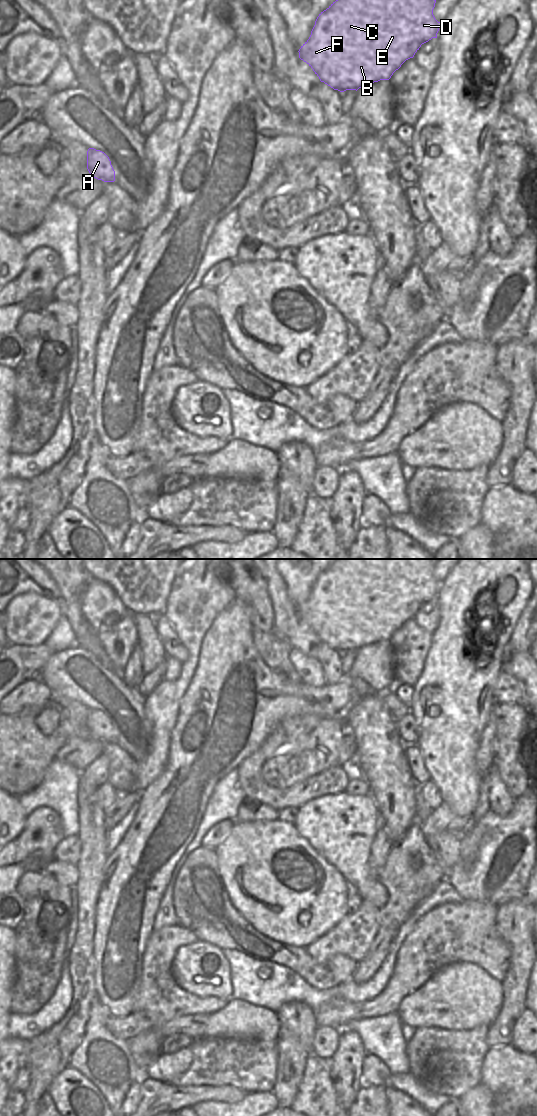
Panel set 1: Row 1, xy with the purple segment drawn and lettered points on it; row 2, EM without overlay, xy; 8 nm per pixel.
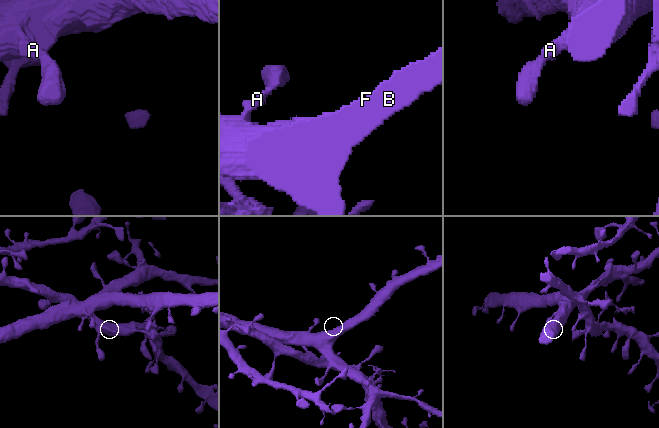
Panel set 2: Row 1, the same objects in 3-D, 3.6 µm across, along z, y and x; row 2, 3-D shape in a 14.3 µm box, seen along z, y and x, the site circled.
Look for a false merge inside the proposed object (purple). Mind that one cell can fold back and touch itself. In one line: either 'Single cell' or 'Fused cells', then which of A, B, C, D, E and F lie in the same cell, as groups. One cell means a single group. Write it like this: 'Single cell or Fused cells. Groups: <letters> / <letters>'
Single cell. Groups: A B C D E F.

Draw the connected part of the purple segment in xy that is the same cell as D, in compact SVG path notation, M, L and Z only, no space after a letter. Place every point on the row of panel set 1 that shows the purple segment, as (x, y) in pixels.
M336 0L326 10L321 12L315 21L309 39L299 49L299 58L306 62L324 82L334 90L344 92L346 90L358 90L362 86L378 82L380 80L389 80L393 73L408 59L413 58L422 44L432 38L437 38L437 33L441 22L438 22L434 15L433 9L436 0Z

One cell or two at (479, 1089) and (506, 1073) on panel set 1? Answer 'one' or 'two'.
two

